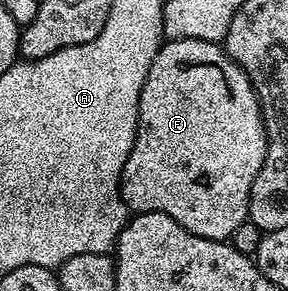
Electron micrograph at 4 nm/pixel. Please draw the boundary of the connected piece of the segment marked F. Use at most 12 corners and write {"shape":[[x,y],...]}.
{"shape":[[163,42],[122,170],[131,212],[247,222],[258,94],[217,42]]}

